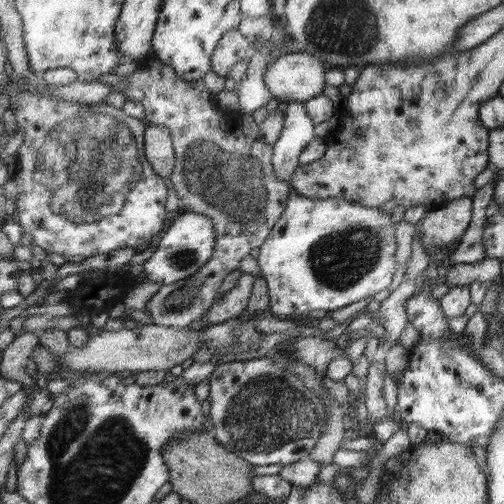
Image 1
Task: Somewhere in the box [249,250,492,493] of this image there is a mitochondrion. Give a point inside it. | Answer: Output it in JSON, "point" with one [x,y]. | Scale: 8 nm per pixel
{"point":[292,350]}

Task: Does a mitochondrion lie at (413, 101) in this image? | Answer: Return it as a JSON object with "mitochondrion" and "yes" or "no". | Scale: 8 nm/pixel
{"mitochondrion":"no"}

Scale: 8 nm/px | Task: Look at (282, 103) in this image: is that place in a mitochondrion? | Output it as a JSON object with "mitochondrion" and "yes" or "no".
{"mitochondrion":"no"}

